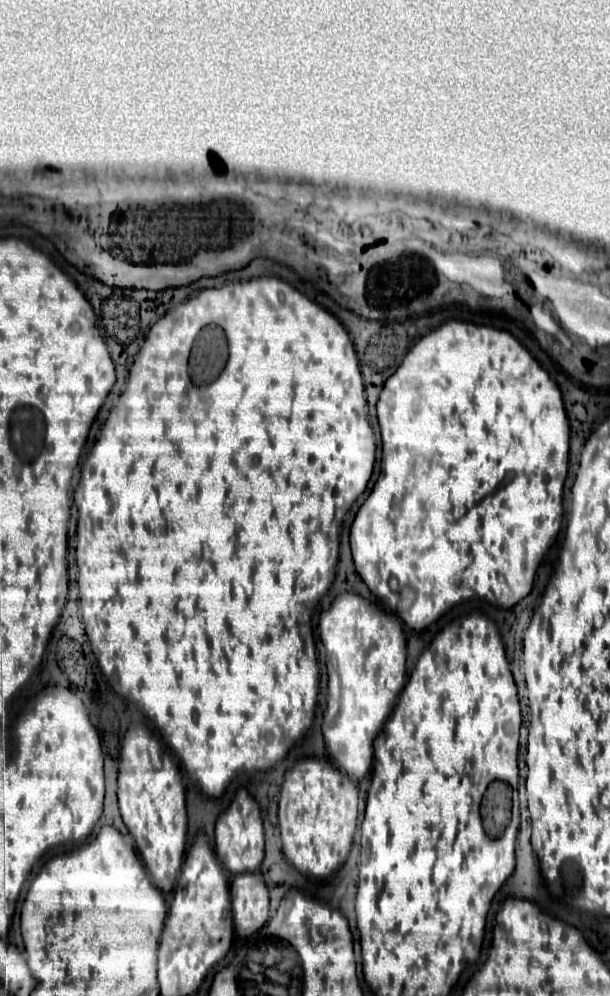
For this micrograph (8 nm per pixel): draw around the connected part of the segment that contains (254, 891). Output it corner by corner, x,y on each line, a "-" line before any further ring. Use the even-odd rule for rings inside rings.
261,873
235,875
231,881
233,923
239,937
251,937
269,919
269,893

